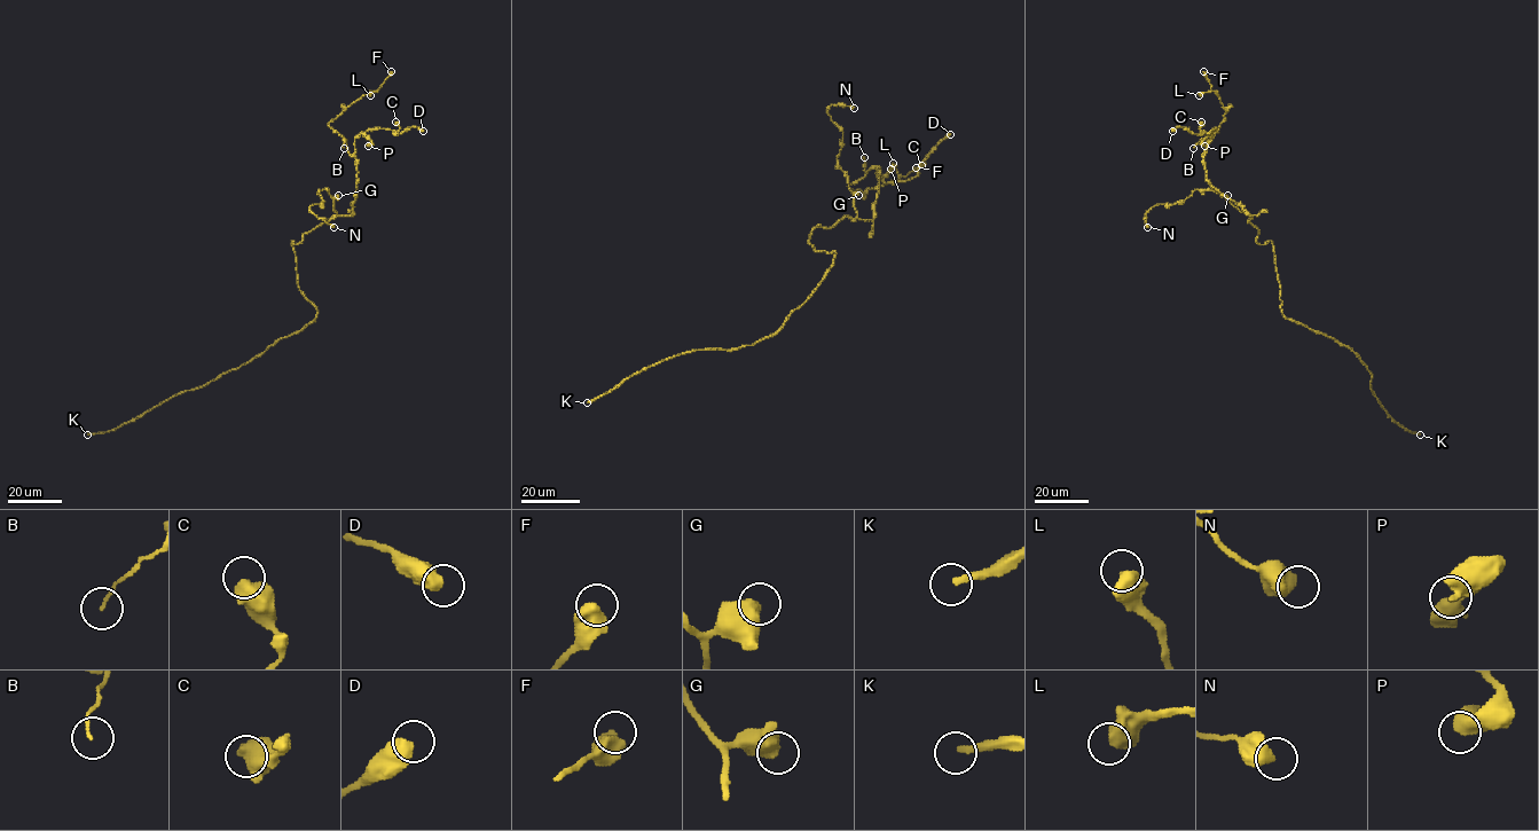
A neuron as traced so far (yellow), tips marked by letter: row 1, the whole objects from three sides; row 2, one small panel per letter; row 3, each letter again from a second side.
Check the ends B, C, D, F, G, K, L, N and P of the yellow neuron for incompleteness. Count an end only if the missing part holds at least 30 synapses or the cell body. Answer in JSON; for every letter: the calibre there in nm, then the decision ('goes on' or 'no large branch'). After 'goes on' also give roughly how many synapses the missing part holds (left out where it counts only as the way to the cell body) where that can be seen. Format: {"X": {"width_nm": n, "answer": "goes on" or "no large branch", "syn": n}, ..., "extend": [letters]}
{"B": {"width_nm": 90, "answer": "no large branch"}, "C": {"width_nm": 700, "answer": "no large branch"}, "D": {"width_nm": 600, "answer": "no large branch"}, "F": {"width_nm": 550, "answer": "no large branch"}, "G": {"width_nm": 600, "answer": "no large branch"}, "K": {"width_nm": 240, "answer": "goes on", "syn": 90}, "L": {"width_nm": 650, "answer": "no large branch"}, "N": {"width_nm": 600, "answer": "no large branch"}, "P": {"width_nm": 500, "answer": "no large branch"}, "extend": ["K"]}

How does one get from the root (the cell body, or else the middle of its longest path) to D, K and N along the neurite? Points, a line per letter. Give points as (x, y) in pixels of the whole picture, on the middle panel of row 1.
D: (816, 251), (809, 238), (818, 225), (873, 218), (877, 169), (886, 182), (909, 180), (950, 134)
K: (816, 251), (834, 251), (833, 263), (815, 291), (775, 334), (737, 349), (699, 350), (669, 358), (587, 402)
N: (816, 251), (809, 243), (815, 227), (857, 217), (837, 162), (842, 132), (827, 112), (831, 104), (854, 108)

